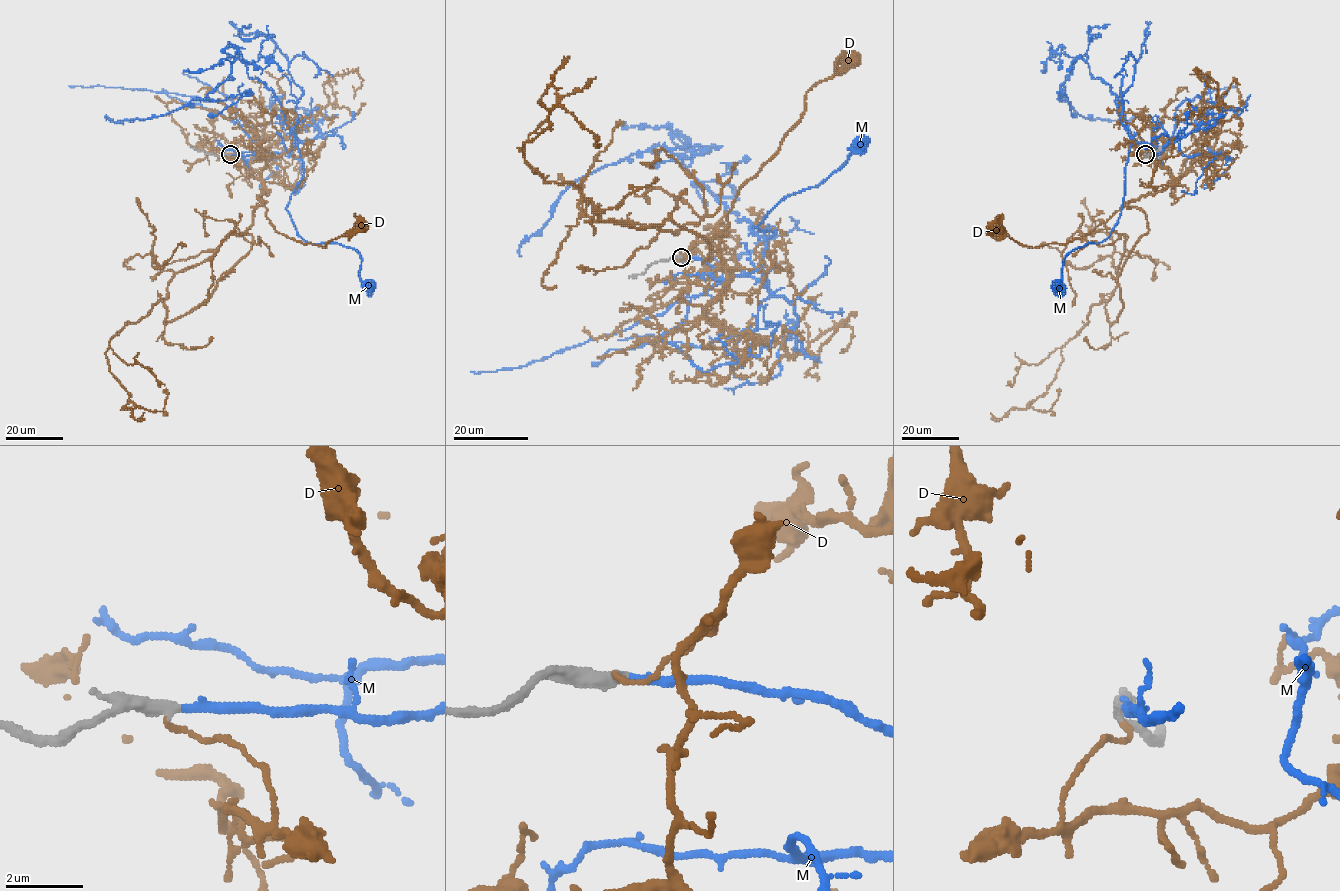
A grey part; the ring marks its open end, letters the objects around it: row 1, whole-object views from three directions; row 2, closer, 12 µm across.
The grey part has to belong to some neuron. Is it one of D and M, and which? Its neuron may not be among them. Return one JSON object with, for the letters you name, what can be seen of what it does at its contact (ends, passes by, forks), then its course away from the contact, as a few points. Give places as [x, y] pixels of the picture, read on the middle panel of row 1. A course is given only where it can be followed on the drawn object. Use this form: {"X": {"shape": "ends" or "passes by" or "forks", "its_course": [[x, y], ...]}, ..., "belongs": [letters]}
{"M": {"shape": "ends", "its_course": [[680, 257], [702, 259], [719, 278], [756, 271], [776, 231], [753, 226], [785, 197], [818, 185], [860, 142]]}, "belongs": ["M"]}

